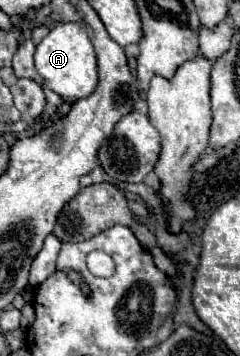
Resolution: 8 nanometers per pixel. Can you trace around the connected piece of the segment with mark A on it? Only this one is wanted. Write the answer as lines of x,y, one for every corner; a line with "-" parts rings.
74,22
56,24
48,36
42,38
42,42
36,46
34,54
36,70
42,78
42,84
50,90
54,90
62,100
74,102
80,98
90,96
96,90
98,74
96,74
96,54
92,48
92,42
86,34
86,28

